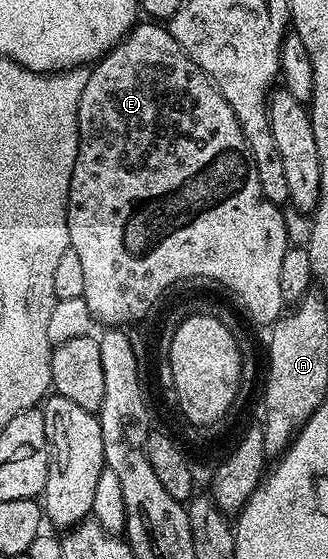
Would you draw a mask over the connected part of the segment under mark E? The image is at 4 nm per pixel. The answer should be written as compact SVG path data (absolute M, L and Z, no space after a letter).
M137 23L115 48L95 61L90 71L90 82L86 82L86 90L82 90L78 106L76 125L80 131L80 141L68 191L68 229L70 246L74 254L82 258L86 285L83 297L86 306L90 308L93 321L100 323L101 320L104 326L128 326L124 324L142 319L171 284L201 276L204 280L213 280L214 283L229 288L240 299L241 306L248 311L248 316L254 323L271 326L280 319L286 308L280 276L282 257L290 247L290 240L288 228L284 225L284 216L280 213L283 211L262 194L262 182L258 182L256 161L252 159L248 143L242 134L242 126L234 110L230 110L226 98L222 98L211 78L184 53L184 48L163 23L144 23L148 24Z

